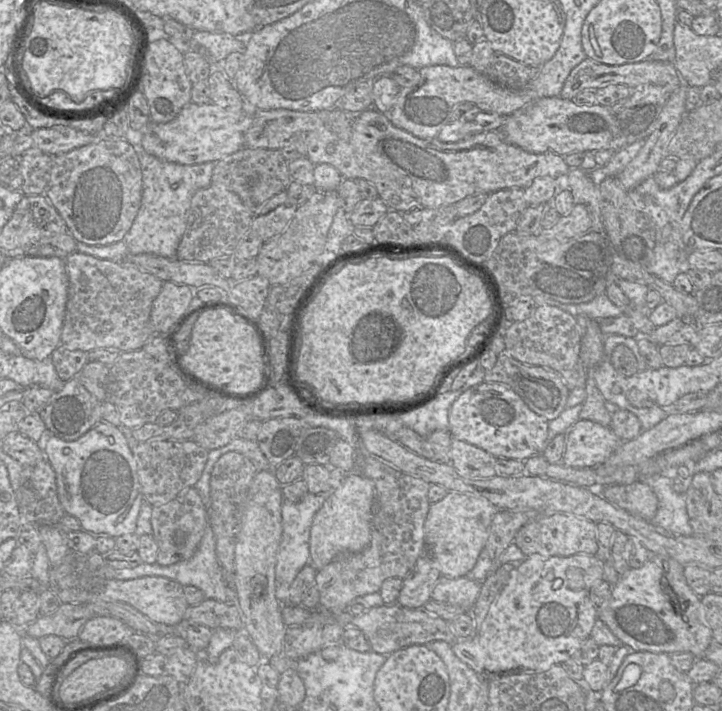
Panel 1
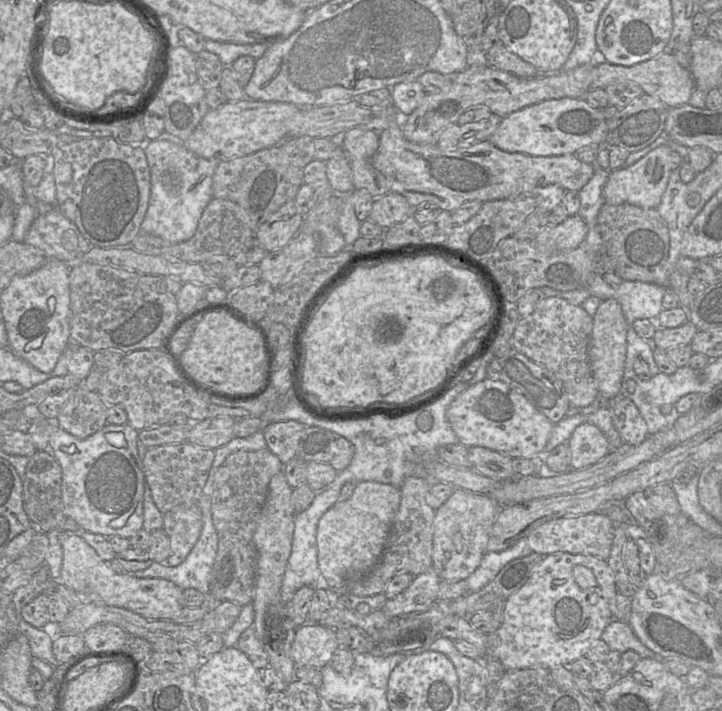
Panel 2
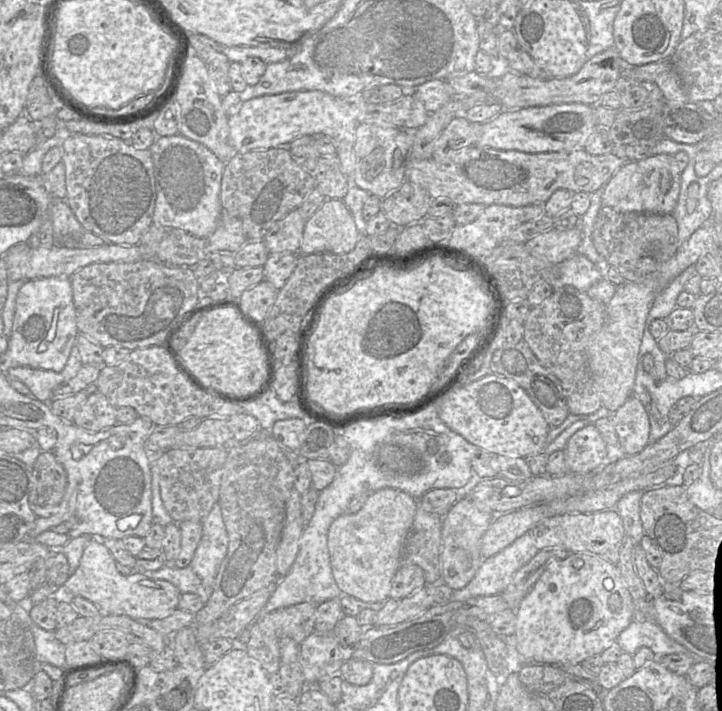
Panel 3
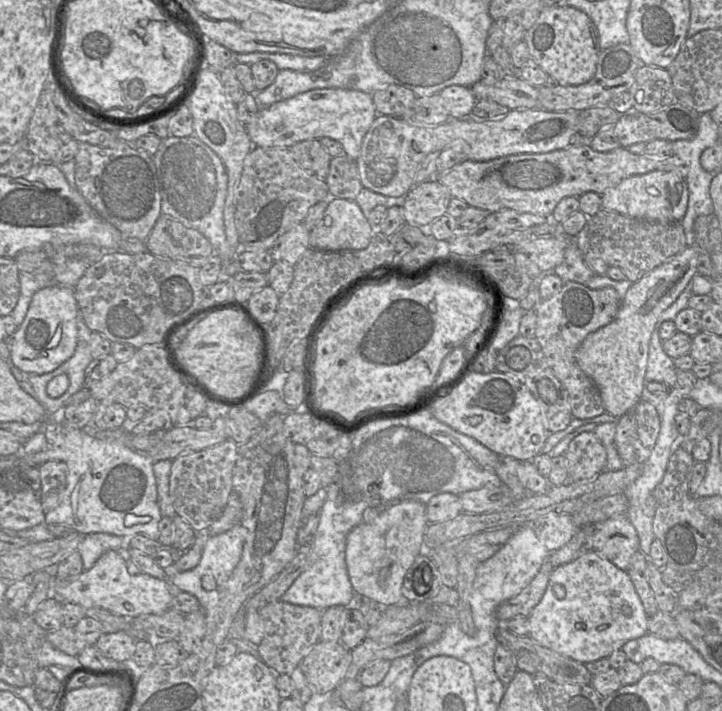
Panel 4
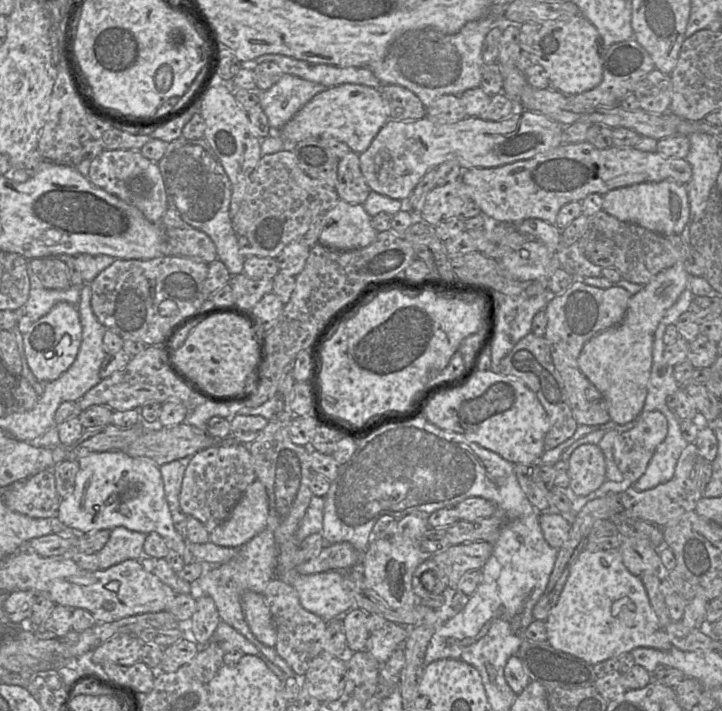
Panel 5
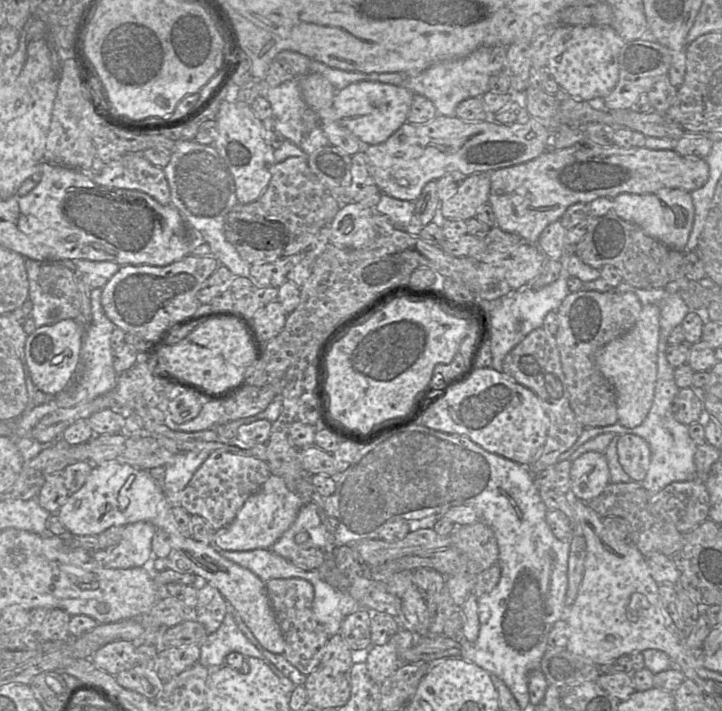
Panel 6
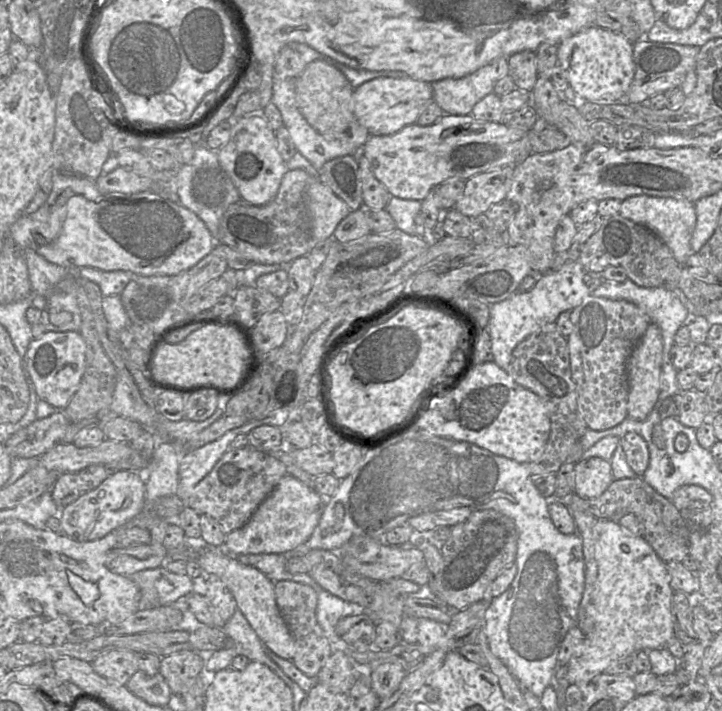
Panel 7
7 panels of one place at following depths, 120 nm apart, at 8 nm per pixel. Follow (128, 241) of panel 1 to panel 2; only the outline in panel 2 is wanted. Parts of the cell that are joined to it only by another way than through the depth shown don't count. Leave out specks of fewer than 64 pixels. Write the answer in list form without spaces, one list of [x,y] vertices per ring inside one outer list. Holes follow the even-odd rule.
[[[164,132],[158,139],[146,140],[143,149],[150,170],[150,200],[141,223],[141,233],[152,234],[176,244],[191,239],[203,211],[213,197],[213,175],[219,161],[197,156],[183,144],[184,140]]]

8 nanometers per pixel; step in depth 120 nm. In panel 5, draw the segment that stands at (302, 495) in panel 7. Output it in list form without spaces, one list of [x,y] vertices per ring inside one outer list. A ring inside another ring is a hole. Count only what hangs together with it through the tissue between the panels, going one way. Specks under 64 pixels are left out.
[[[255,480],[247,487],[230,516],[210,532],[209,541],[222,547],[240,548],[266,529],[267,515],[265,486]]]

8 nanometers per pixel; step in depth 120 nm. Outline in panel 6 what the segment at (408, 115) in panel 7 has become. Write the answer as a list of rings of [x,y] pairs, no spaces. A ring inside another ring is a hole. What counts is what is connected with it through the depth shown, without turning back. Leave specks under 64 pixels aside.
[[[363,80],[337,91],[333,107],[342,126],[349,129],[362,142],[375,145],[386,141],[407,122],[414,94],[404,86]]]

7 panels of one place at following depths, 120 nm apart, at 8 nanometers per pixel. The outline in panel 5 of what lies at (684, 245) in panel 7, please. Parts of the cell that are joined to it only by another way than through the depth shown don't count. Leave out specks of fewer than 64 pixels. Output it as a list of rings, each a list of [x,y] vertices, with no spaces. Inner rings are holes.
[[[673,180],[640,183],[611,190],[603,195],[602,210],[620,221],[637,224],[662,235],[680,235],[690,217],[686,185]]]

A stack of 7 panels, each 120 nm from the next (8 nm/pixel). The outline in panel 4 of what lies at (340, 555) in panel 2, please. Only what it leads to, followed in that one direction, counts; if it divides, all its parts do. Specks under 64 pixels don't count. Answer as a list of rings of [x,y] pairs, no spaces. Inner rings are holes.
[[[406,500],[382,511],[370,524],[353,528],[346,539],[345,562],[356,595],[385,605],[404,602],[401,588],[404,576],[416,557],[424,552],[424,535],[429,523],[425,504]]]

